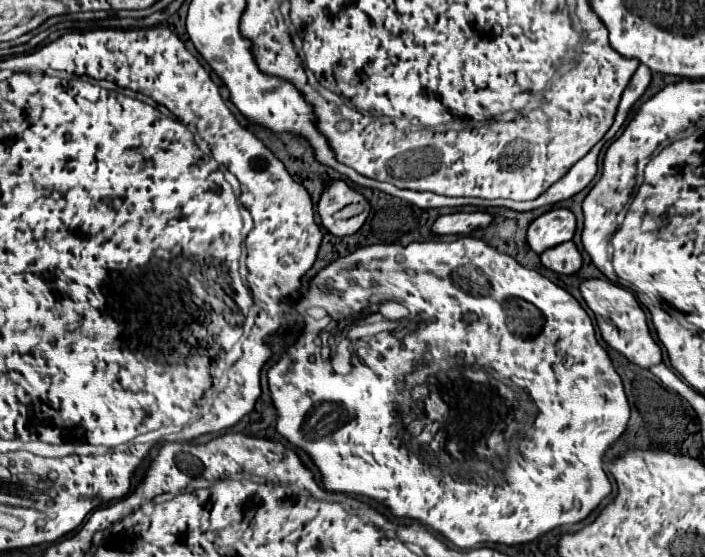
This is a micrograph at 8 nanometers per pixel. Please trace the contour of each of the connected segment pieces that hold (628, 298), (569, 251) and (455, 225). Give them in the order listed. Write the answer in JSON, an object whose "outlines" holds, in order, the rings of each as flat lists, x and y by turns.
{"outlines":[[[590,278,590,280,582,282,580,294,586,300,588,308,594,312,600,334,602,334,602,338,604,338,604,342,608,346,612,346,622,356,626,356,630,362,634,362,636,366,646,368,646,370,650,370,652,366,662,362,662,350,652,340,652,336,648,332,648,326,646,326,646,316,644,316,640,304,638,304,636,296,630,290,618,286,618,284,610,282,610,280]],[[562,242,556,248,544,250,540,260,542,260,542,266,558,274,574,274,582,266,582,256,574,246,574,242]],[[452,212,438,216,432,224,432,230,440,236,444,234,458,234,466,236,476,228,486,228,492,222,492,216,486,212]]]}

